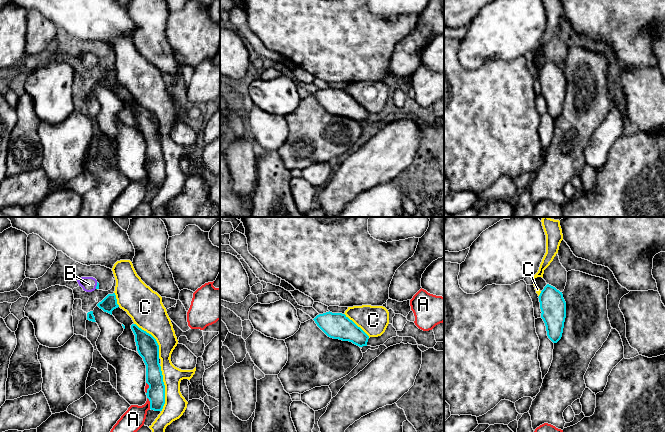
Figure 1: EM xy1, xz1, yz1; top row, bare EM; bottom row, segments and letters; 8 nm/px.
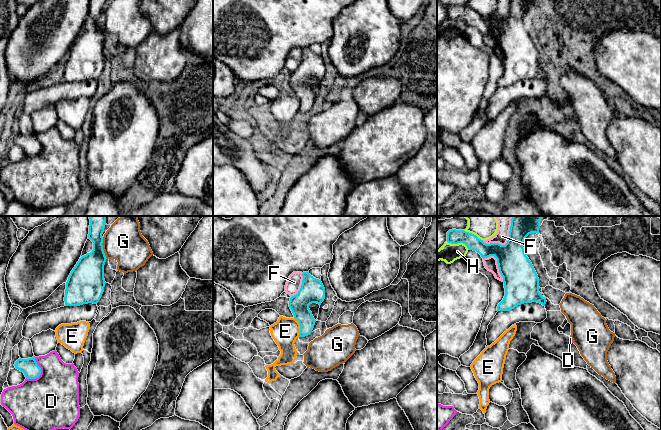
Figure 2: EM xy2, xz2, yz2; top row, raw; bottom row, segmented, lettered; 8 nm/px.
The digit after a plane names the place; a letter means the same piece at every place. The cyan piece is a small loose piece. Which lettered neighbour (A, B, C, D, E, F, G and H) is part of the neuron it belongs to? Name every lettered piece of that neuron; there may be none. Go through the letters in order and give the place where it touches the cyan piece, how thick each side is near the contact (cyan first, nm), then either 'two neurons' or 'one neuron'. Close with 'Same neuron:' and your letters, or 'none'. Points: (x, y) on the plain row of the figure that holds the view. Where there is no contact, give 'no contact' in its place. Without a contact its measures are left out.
A: contact xy1 (150, 179); calibres 140 and 180 nm; two neurons
B: contact xy1 (97, 61); calibres 30 and 120 nm; one neuron
C: contact xy1 (164, 164); calibres 140 and 180 nm; two neurons
D: contact xy2 (40, 148); calibres 140 and 440 nm; two neurons
E: contact xz2 (300, 103); calibres 160 and 220 nm; two neurons
F: contact yz2 (503, 21); calibres 260 and 110 nm; two neurons
G: contact xy2 (102, 24); calibres 260 and 300 nm; two neurons
H: contact yz2 (458, 18); calibres 120 and 150 nm; two neurons
Same neuron: B

